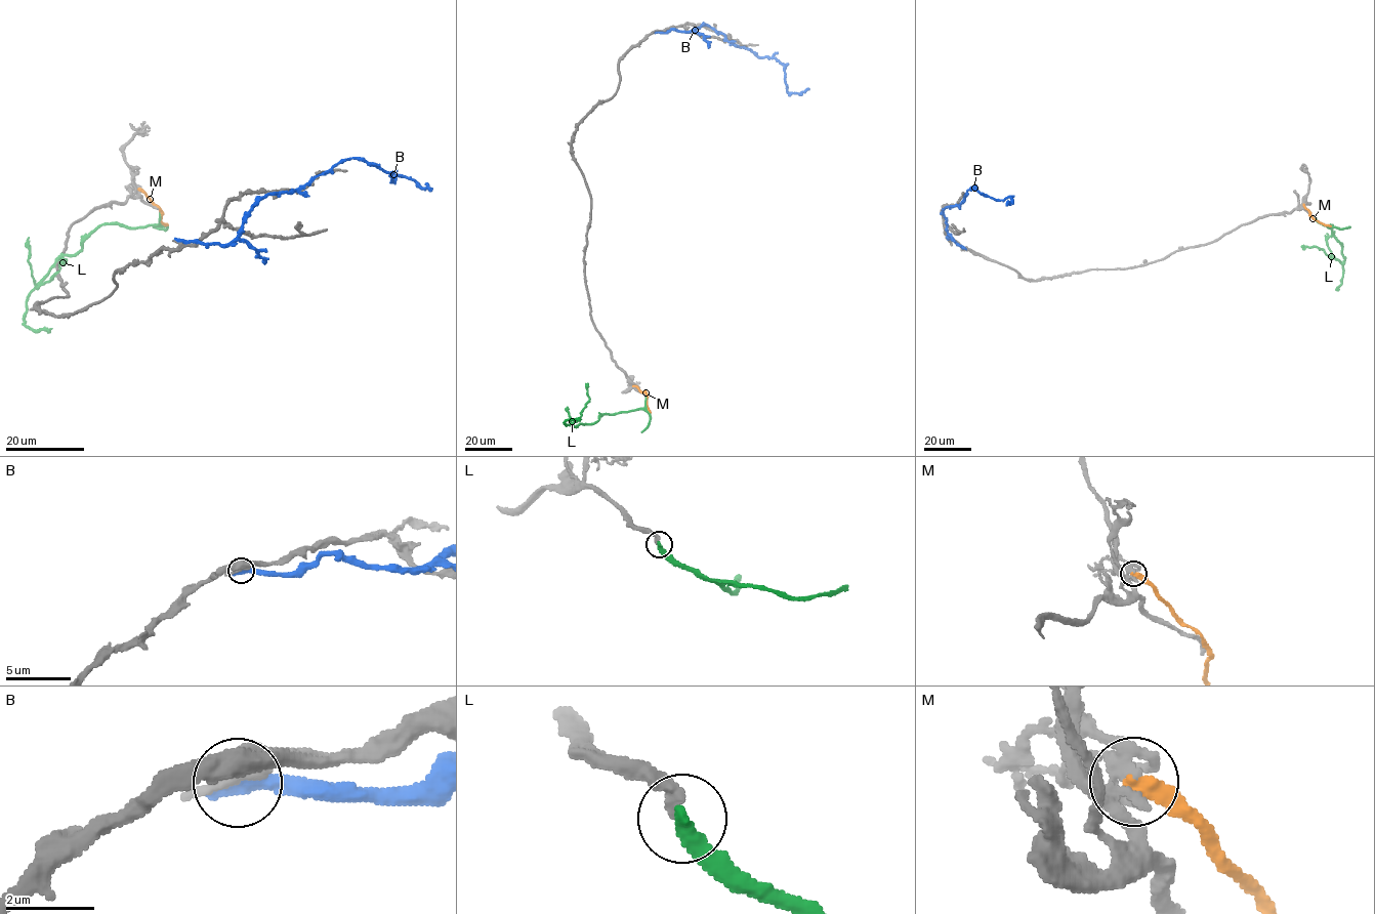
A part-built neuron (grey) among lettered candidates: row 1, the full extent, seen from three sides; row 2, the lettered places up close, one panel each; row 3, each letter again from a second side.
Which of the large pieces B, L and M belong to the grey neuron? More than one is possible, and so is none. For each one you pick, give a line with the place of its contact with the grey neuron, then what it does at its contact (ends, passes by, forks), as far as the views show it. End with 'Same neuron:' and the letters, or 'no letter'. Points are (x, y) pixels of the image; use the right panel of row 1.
L: Touches grey at (1316, 219). It ends there
Same neuron: L

